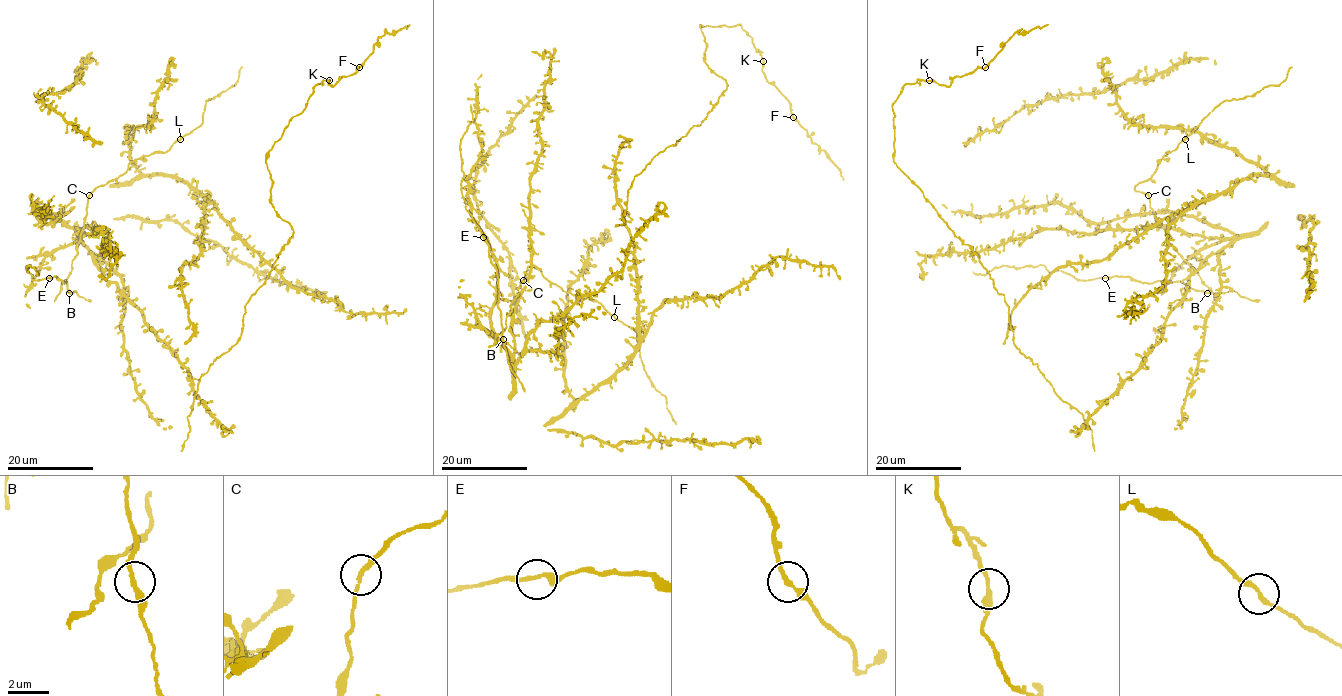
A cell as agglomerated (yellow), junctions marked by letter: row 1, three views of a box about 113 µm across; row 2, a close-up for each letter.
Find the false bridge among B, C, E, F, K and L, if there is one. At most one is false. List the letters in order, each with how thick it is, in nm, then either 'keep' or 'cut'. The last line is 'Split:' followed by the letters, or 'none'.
B: calibre 240 nm; keep
C: calibre 200 nm; keep
E: calibre 220 nm; keep
F: calibre 240 nm; keep
K: calibre 260 nm; keep
L: calibre 240 nm; keep
Split: none

